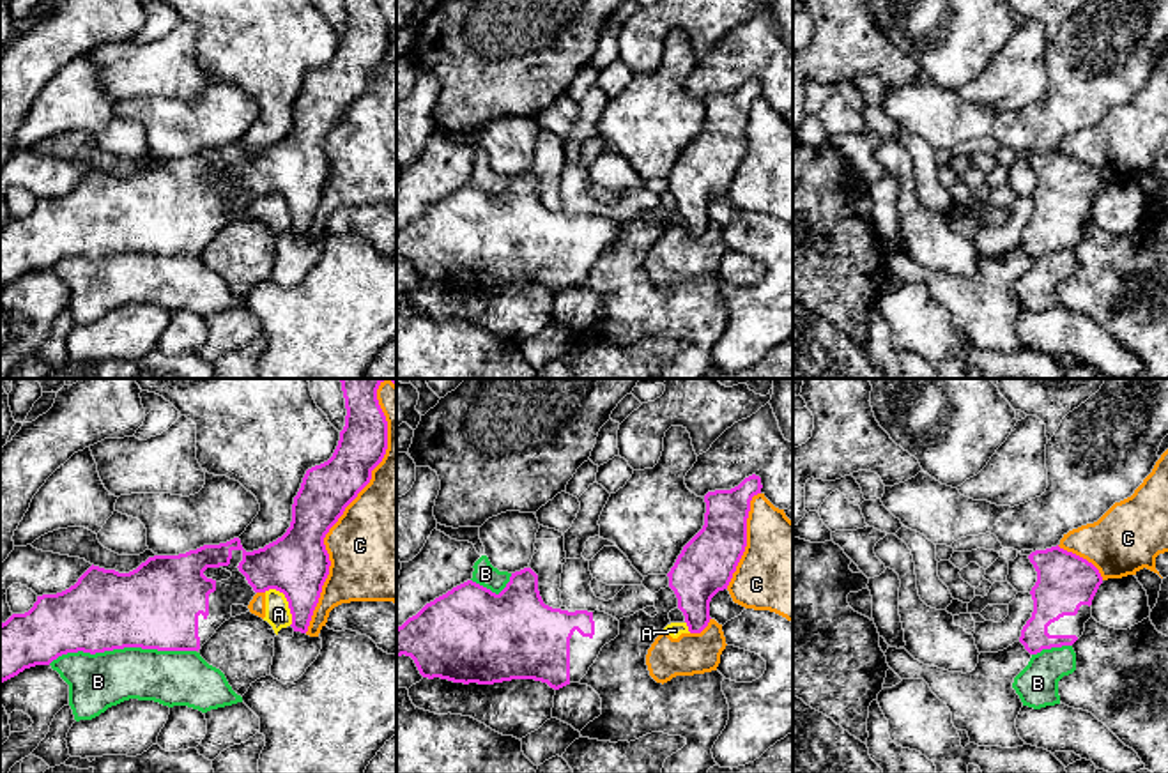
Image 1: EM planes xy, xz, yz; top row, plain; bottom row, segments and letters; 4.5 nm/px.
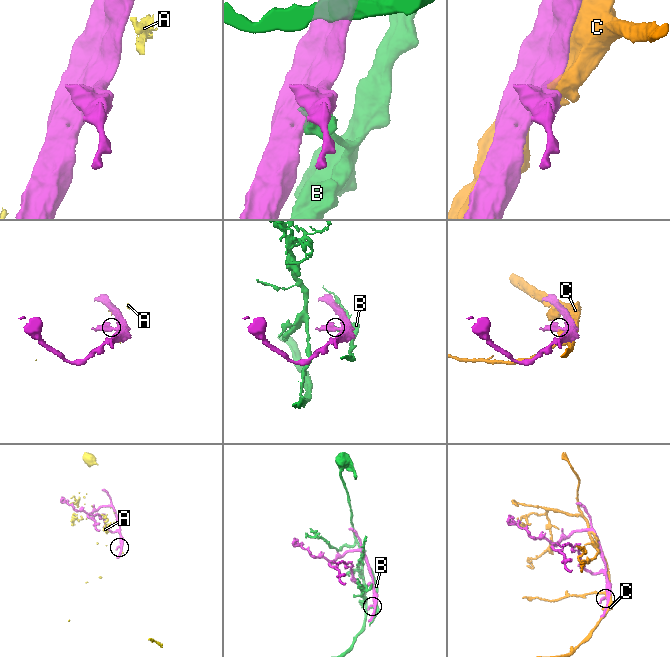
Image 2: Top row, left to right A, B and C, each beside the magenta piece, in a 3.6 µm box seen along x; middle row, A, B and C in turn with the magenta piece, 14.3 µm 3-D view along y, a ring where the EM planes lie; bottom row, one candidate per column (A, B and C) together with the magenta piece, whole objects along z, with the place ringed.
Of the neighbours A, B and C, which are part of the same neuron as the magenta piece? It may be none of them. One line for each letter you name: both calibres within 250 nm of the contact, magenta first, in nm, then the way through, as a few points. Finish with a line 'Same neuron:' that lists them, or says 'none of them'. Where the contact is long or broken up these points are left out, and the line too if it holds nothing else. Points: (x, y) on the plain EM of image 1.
Same neuron: none of them

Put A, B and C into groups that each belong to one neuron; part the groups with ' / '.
A C / B

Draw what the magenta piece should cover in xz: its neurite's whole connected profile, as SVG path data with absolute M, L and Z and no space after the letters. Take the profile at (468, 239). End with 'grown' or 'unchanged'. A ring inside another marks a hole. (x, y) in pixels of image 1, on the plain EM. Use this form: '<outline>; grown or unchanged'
M531 172L511 177L506 191L496 198L467 184L426 207L416 219L396 232L396 260L411 260L423 281L453 287L494 288L511 283L534 283L559 294L579 287L598 262L602 251L619 239L619 225L605 216L552 212L538 195L538 179Z; grown

